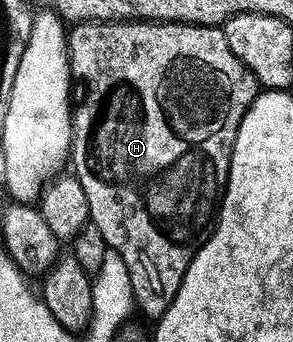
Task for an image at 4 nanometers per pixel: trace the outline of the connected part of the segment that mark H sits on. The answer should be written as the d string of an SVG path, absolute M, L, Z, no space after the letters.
M81 23L71 28L68 37L68 57L72 60L72 78L84 83L88 83L88 96L84 99L84 104L79 104L78 110L74 115L75 131L72 141L71 162L76 162L74 174L76 180L82 185L82 189L86 189L86 198L90 201L90 213L92 214L91 224L98 227L102 237L108 242L109 248L120 254L122 261L126 261L126 269L130 269L130 277L132 278L132 297L137 308L144 310L144 315L151 321L158 321L170 309L170 305L174 301L174 297L178 297L178 289L182 289L182 281L186 277L186 273L190 269L190 265L194 261L194 257L204 247L205 241L208 240L210 232L213 230L216 216L220 209L220 200L224 197L224 189L228 185L228 174L230 173L230 165L232 164L232 154L234 153L234 141L238 141L238 129L242 125L242 121L246 117L246 113L251 109L252 102L256 100L257 95L261 94L262 88L257 83L254 73L250 73L250 69L246 69L246 65L242 65L242 61L238 61L238 57L234 57L234 53L230 53L230 41L226 41L226 33L218 27L199 27L198 25L186 25L185 23Z

